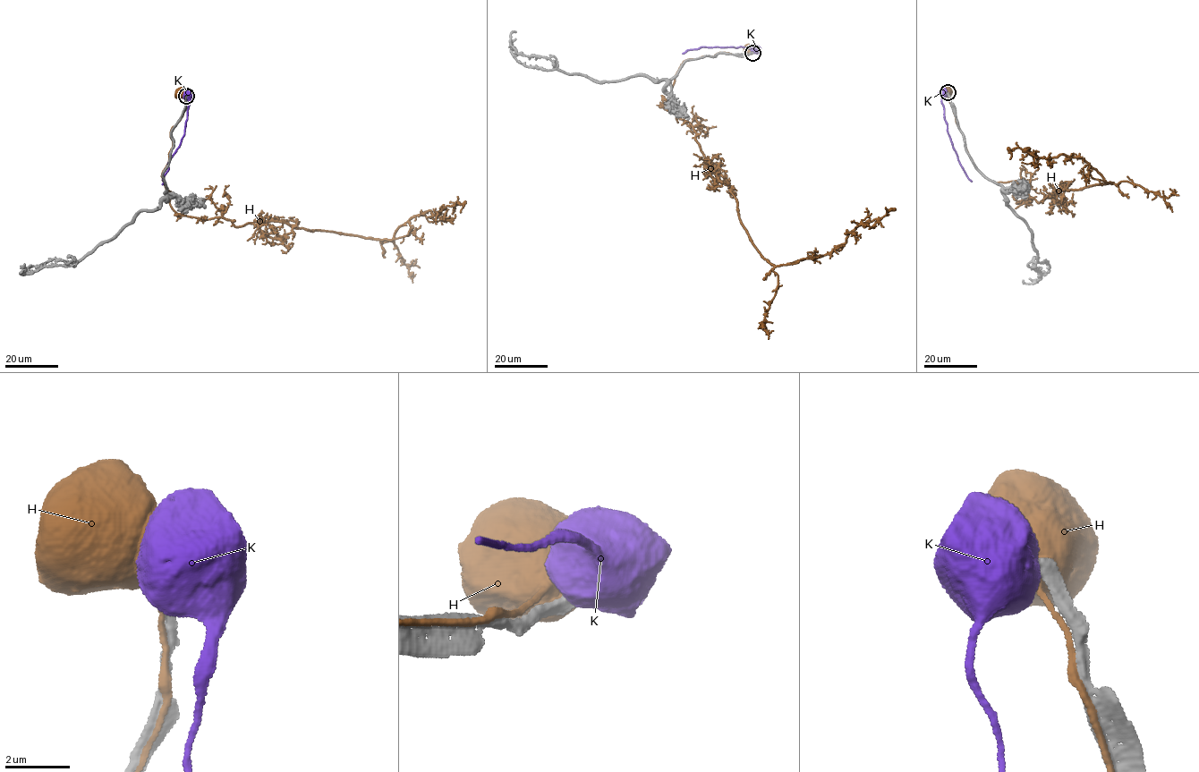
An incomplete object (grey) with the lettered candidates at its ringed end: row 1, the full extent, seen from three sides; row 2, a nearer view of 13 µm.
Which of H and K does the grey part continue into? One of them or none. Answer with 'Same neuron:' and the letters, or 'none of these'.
Same neuron: none of these

